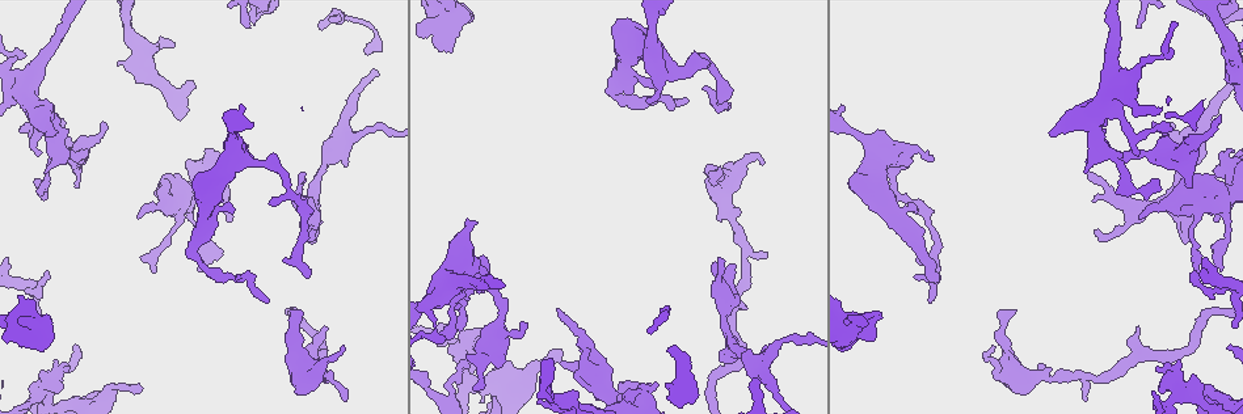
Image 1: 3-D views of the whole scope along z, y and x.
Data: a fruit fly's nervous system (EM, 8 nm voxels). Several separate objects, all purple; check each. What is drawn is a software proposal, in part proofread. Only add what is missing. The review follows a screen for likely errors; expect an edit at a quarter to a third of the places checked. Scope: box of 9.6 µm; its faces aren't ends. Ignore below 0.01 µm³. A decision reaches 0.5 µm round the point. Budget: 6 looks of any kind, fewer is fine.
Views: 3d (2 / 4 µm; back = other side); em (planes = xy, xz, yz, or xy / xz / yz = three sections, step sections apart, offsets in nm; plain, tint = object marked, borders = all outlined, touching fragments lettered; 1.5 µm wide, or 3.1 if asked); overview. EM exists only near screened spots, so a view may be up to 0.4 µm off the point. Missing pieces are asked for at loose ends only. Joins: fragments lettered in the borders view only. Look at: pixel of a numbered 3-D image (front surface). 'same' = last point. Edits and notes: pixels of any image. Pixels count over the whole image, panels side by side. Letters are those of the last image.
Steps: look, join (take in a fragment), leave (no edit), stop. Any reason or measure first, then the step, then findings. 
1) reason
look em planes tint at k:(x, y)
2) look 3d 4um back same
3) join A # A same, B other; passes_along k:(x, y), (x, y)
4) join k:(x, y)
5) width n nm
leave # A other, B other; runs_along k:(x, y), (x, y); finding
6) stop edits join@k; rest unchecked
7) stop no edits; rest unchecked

an open end
look 3d 2um at 1:(235, 210)

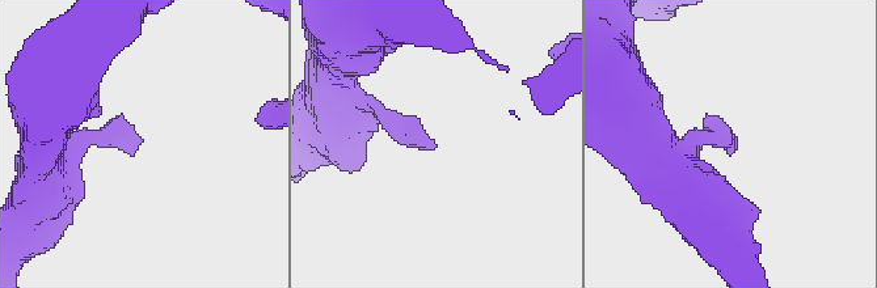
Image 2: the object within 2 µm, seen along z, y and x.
need the tissue
look em xz step 8 tint at 2:(431, 150)

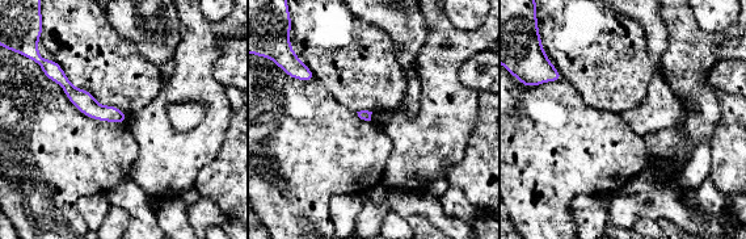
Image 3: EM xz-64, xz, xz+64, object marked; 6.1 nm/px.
look em planes borders same

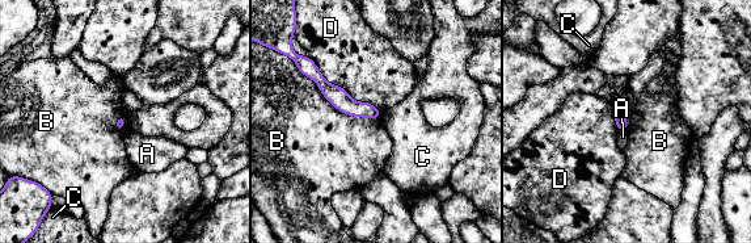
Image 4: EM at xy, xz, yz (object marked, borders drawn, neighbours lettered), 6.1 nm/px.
leave # A other, B other, C other, D other; runs_along 4:(312, 74), (346, 105), (378, 114); no lettered fragment goes on from it

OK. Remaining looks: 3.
branch stops here
look 3d 4um at 1:(993, 345)

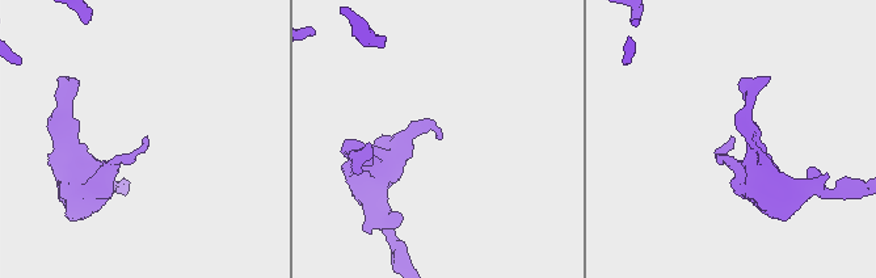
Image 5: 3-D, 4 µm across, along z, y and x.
shape alone is not enough
look em xz step 8 tint at 5:(144, 137)

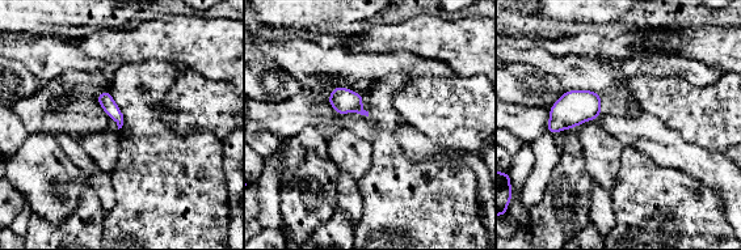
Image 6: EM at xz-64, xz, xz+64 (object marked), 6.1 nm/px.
look em planes borders same

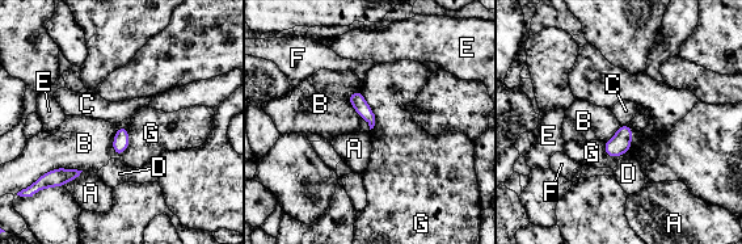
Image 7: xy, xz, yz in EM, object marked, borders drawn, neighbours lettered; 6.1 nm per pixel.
leave # A other, B other, C other, D other, E other, F other, G other; no lettered fragment goes on from it

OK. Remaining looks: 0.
stop no edits; rest unchecked

